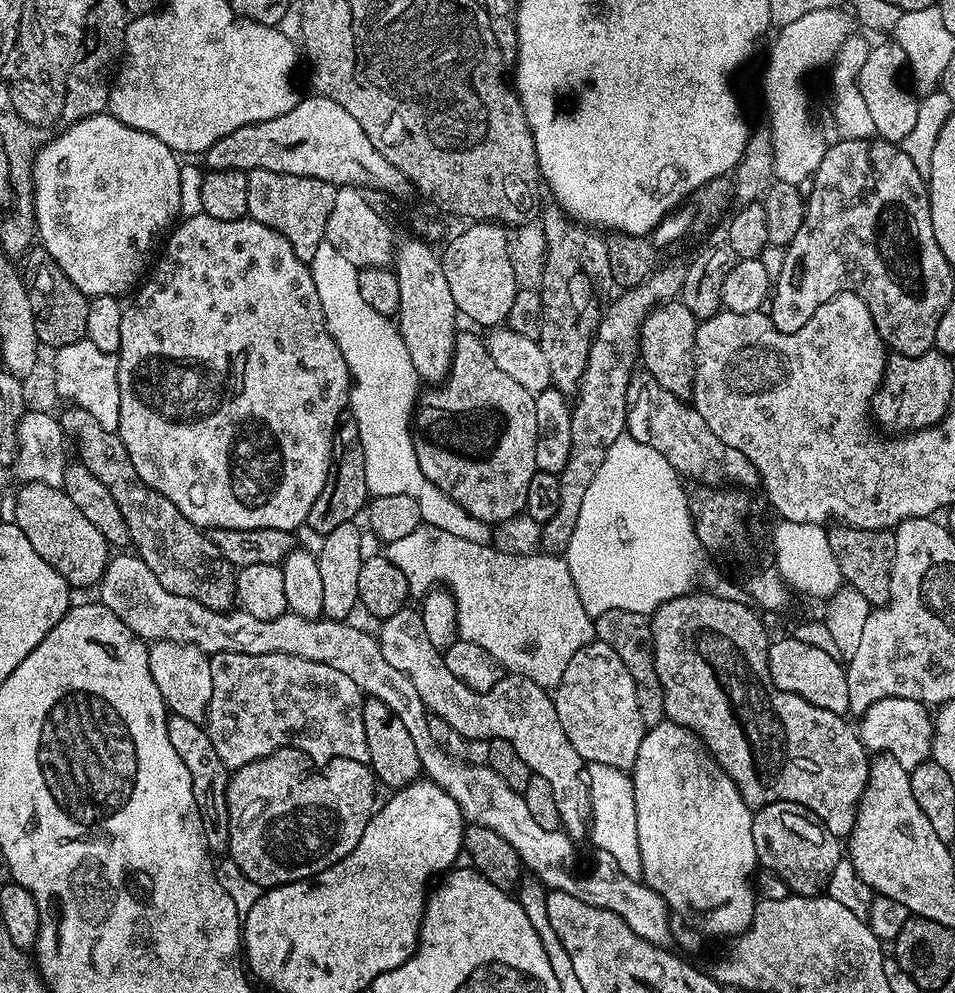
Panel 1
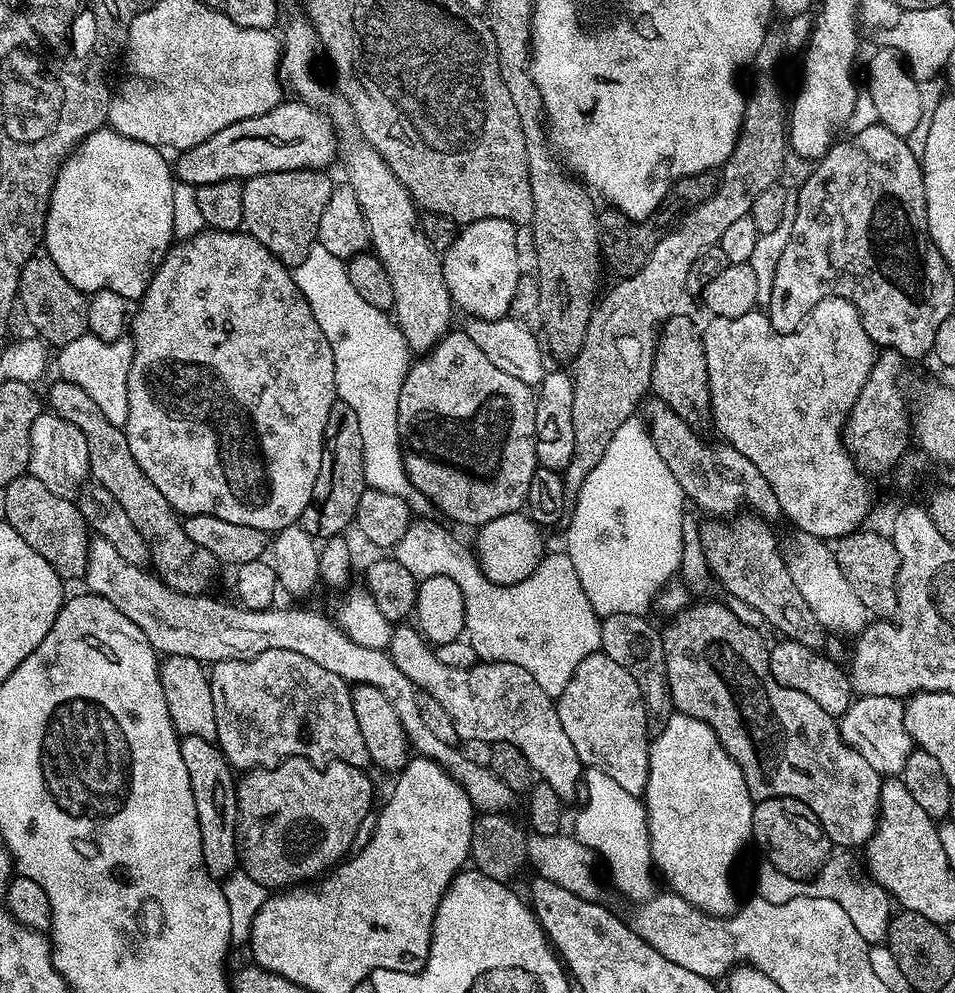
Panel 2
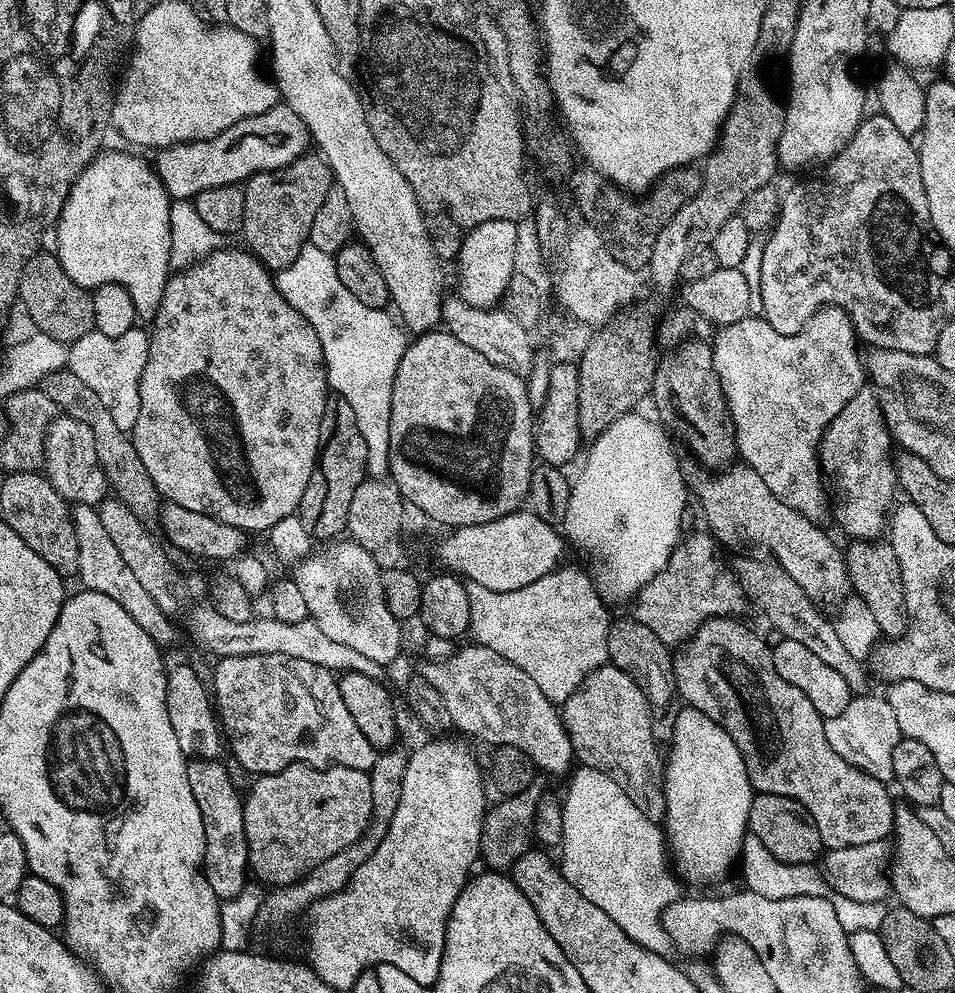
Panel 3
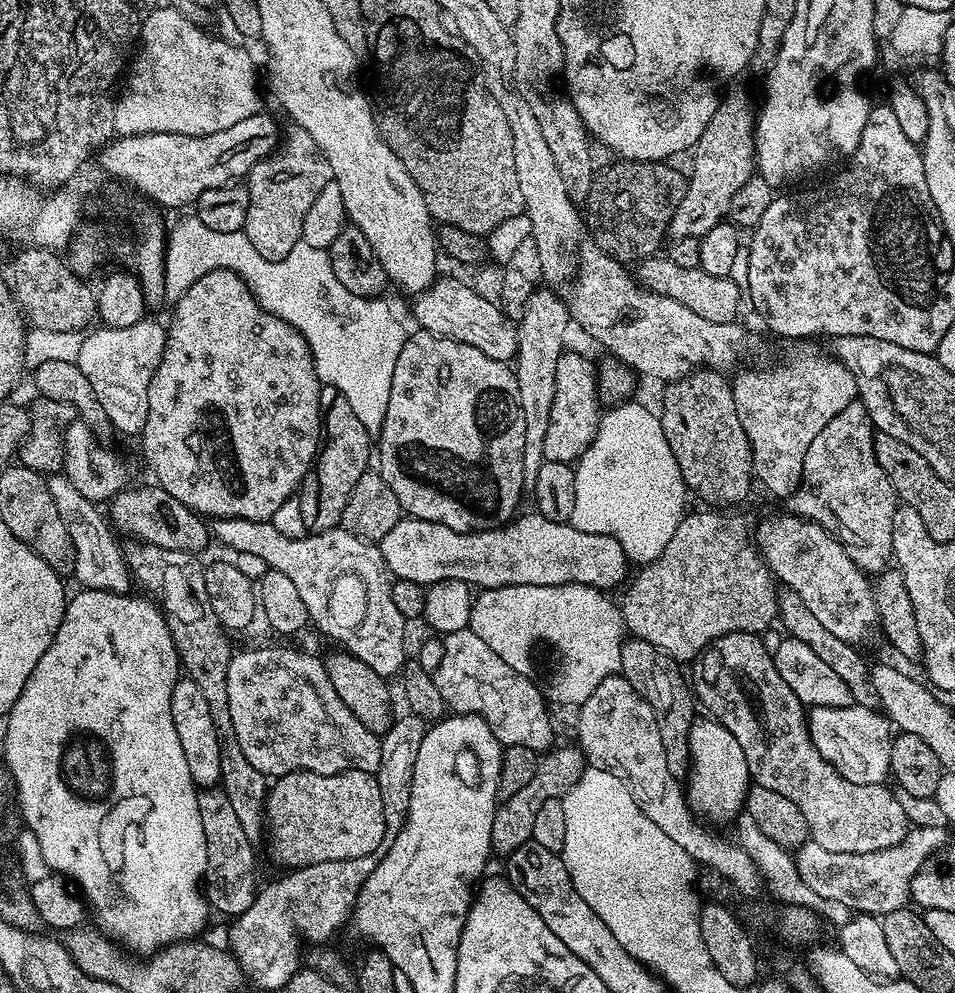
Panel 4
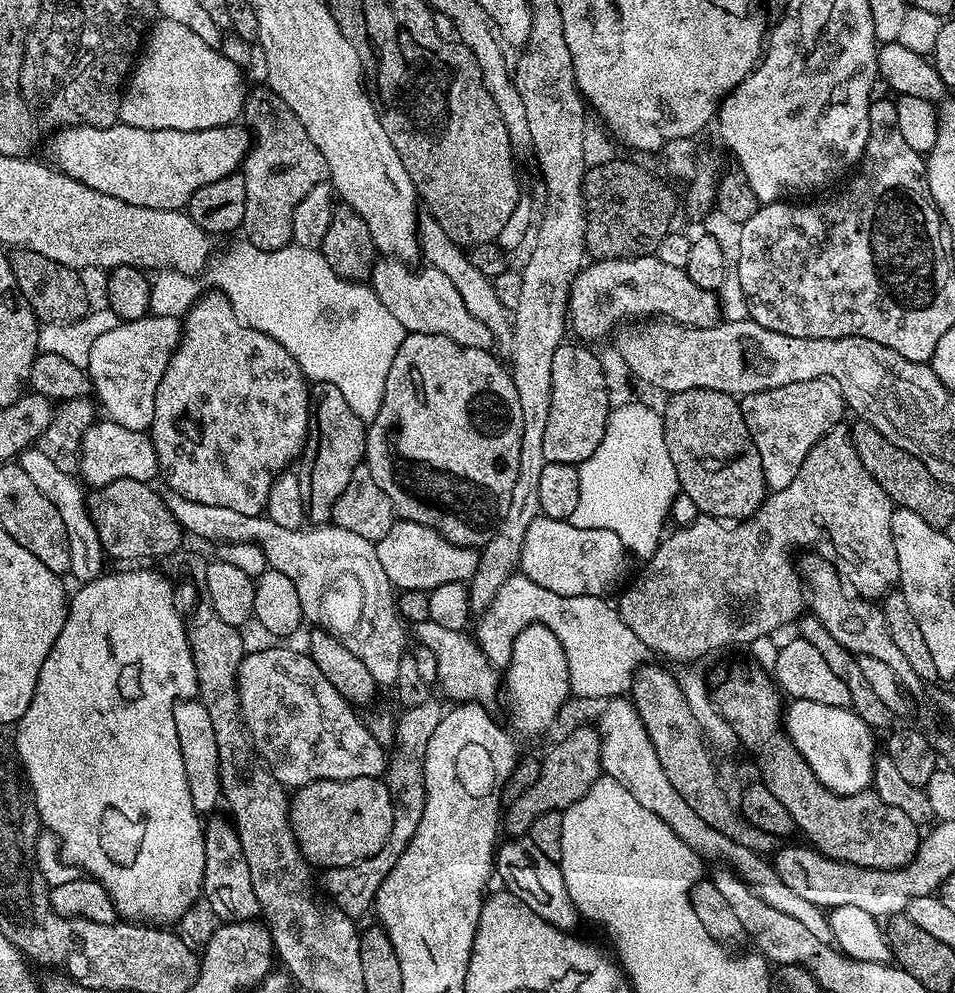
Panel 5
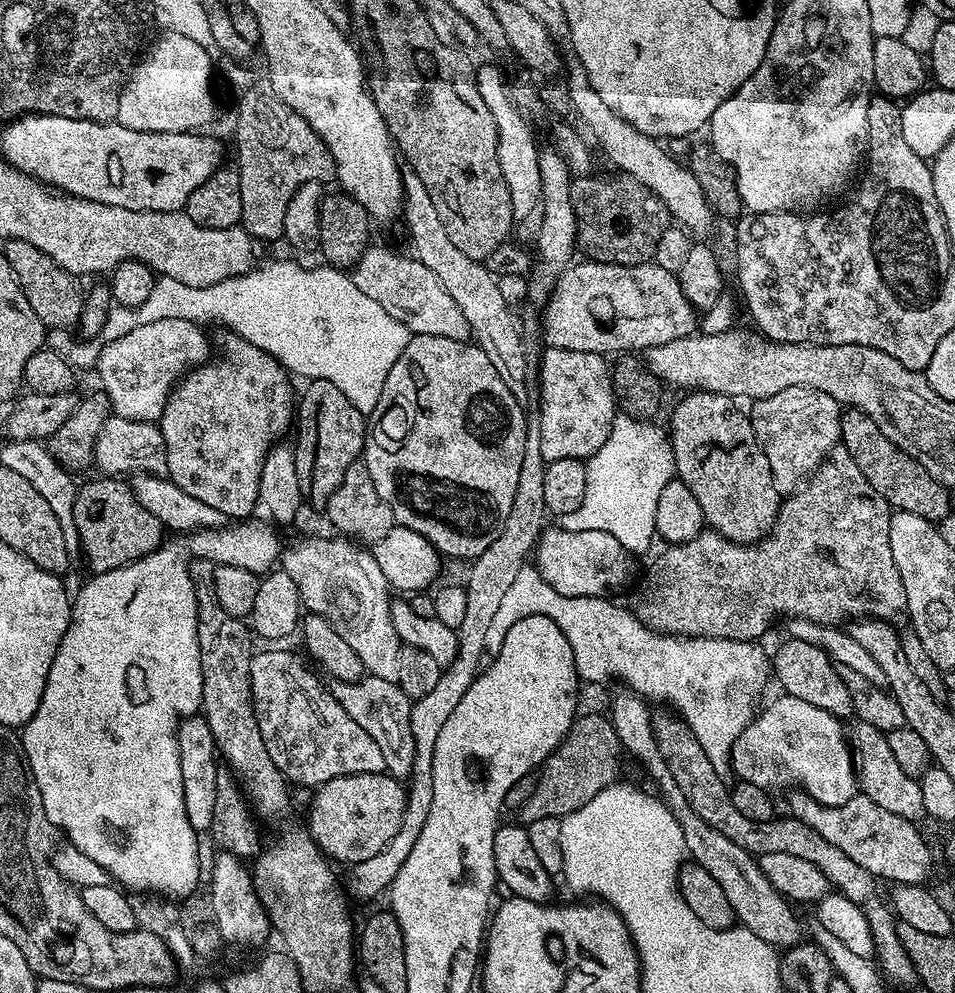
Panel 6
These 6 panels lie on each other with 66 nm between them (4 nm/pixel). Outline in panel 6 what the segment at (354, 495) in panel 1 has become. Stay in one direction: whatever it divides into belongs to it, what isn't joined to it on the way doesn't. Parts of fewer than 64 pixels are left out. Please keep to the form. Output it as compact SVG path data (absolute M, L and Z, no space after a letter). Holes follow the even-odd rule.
M308 380L308 389L298 400L301 413L312 412L316 408L316 440L312 436L304 436L294 444L298 482L307 499L320 510L327 509L330 494L338 490L342 478L346 478L346 470L357 463L364 455L366 439L366 416L357 410L354 402L334 386L334 382L325 380Z

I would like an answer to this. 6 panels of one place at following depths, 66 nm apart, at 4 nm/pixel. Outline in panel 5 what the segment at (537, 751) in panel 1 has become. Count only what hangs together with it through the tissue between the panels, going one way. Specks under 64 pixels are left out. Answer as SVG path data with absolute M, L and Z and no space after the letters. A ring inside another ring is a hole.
M433 620L422 621L415 625L416 640L422 646L430 646L434 658L438 658L438 688L441 688L452 702L475 702L487 705L488 700L496 696L496 691L502 688L501 673L486 658L479 644L467 631L446 630Z

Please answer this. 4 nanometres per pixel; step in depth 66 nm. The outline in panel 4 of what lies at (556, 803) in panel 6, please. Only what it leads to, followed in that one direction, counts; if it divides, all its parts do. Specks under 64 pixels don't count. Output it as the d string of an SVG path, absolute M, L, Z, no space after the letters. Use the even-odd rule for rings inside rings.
M553 747L540 760L533 780L523 790L518 790L518 794L510 794L510 798L500 800L497 803L494 826L492 827L493 853L497 857L500 855L500 858L506 858L511 852L518 850L518 846L529 843L534 830L534 814L538 814L542 802L563 798L570 790L570 786L574 786L574 782L578 782L578 778L584 773L585 767L586 761L579 747Z

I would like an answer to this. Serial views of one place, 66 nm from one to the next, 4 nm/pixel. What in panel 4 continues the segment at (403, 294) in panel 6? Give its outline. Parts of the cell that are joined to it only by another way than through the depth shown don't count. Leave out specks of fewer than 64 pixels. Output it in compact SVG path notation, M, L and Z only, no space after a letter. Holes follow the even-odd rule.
M439 277L426 291L413 300L414 316L423 331L436 336L450 337L481 350L488 358L509 363L517 352L517 325L508 319L499 305L480 296L474 289L456 278Z

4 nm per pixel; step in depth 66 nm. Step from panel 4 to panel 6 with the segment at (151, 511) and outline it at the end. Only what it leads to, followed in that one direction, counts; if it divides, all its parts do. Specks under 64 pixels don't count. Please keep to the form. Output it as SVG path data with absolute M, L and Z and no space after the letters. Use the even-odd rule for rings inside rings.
M99 479L89 484L81 483L74 498L74 524L78 530L82 560L88 563L89 573L92 574L121 568L155 552L165 543L166 536L165 527L154 514L140 505L127 479Z

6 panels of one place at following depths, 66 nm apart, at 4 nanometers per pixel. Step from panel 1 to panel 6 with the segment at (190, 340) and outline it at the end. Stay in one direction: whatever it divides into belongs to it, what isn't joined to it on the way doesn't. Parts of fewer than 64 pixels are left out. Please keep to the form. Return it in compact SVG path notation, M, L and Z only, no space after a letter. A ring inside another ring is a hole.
M235 334L225 335L224 364L205 362L193 367L172 389L158 421L166 446L167 478L191 497L206 502L229 518L248 518L258 508L259 479L268 451L288 432L298 400L292 397L289 373L283 364L258 346Z

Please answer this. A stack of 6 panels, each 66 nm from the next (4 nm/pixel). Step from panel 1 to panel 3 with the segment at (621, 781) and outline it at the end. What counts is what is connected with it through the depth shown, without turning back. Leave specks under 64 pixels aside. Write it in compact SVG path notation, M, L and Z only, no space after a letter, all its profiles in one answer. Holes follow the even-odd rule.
M580 766L571 773L570 779L568 793L562 796L564 857L559 857L558 871L566 878L566 882L570 882L570 886L574 886L574 890L578 890L578 894L582 894L582 898L594 902L598 910L603 910L618 926L622 926L624 933L638 942L638 946L667 957L673 947L664 929L664 911L674 901L681 899L682 892L681 881L670 863L670 853L661 825L638 810L621 786L614 782L614 778L608 777L601 770Z

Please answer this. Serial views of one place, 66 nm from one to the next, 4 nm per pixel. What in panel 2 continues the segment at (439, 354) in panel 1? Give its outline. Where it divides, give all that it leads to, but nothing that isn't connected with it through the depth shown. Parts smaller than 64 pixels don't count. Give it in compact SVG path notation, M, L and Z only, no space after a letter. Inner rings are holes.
M356 138L353 144L345 148L343 145L342 160L343 156L344 168L348 171L346 184L354 190L354 198L364 216L371 251L386 266L390 286L394 286L394 323L400 327L413 353L430 352L453 327L454 305L443 277L441 253L433 250L422 230L416 201L369 144Z

